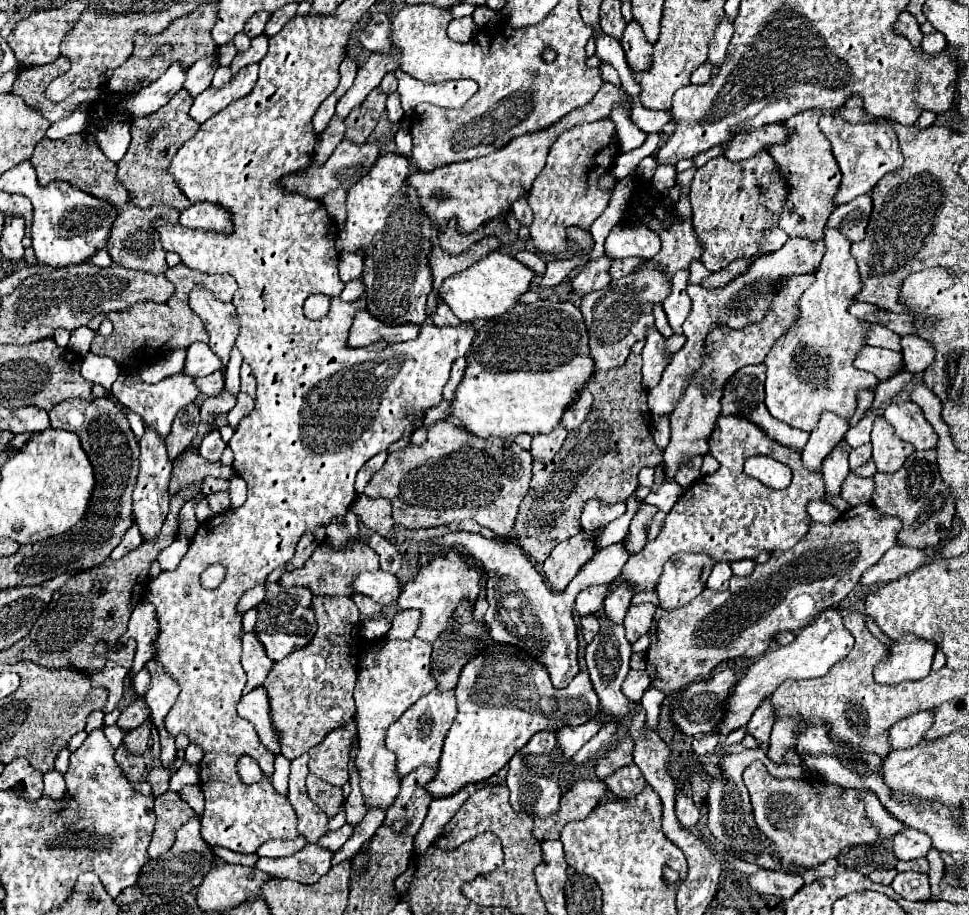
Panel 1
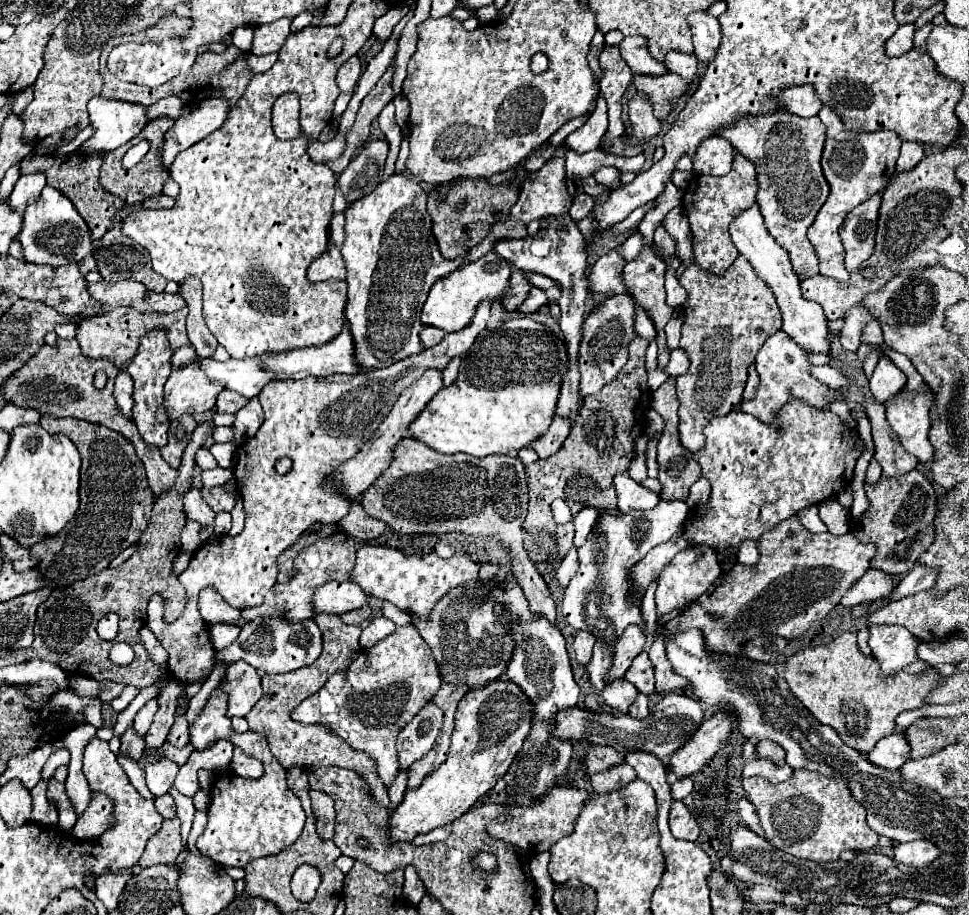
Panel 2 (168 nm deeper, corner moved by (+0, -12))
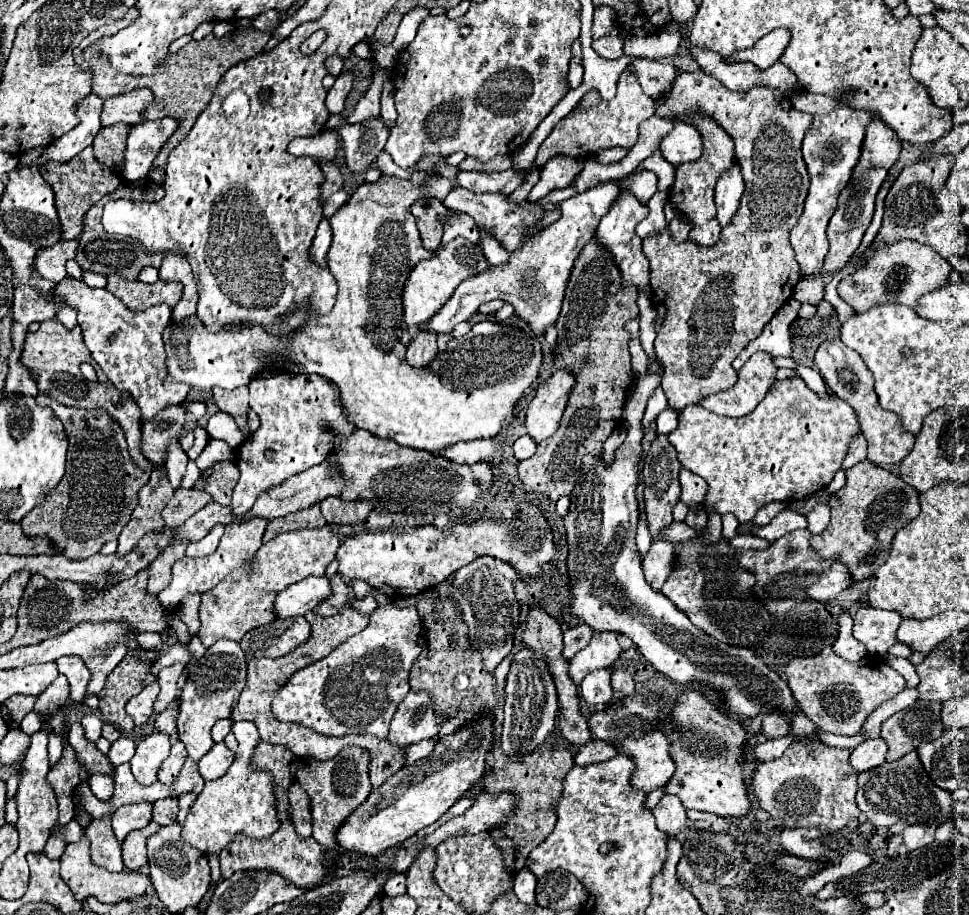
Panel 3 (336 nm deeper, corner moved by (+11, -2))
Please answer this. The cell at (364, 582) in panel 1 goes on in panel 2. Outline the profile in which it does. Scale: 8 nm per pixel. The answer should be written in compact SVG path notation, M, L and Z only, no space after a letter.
M329 581L321 585L311 597L315 615L319 613L341 615L341 613L359 609L367 601L369 601L367 593L359 591L359 585L351 585L351 581L343 581L343 583Z

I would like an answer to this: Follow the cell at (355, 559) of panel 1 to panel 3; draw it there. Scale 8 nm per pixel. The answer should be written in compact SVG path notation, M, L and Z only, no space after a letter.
M324 525L322 529L302 529L282 533L276 539L264 543L254 557L254 561L258 563L256 575L248 575L244 569L234 571L230 577L218 583L218 587L202 595L200 603L202 627L198 631L202 643L206 647L212 647L222 637L240 641L242 635L252 627L272 623L276 619L274 613L276 595L286 587L290 587L292 583L298 583L310 575L324 575L326 567L334 561L338 545L340 541L330 529L330 525Z

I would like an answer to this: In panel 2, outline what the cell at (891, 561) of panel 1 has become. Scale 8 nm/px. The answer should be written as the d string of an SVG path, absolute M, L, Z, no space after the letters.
M869 569L845 595L843 601L839 601L839 605L843 607L855 607L859 603L869 603L869 601L877 601L881 597L887 597L891 593L891 589L895 587L895 577L891 575L883 575L877 569Z

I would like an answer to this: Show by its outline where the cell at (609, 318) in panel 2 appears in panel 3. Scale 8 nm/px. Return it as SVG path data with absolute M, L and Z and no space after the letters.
M558 369L546 381L546 387L540 387L532 397L526 409L524 425L528 429L528 435L536 443L548 439L558 429L572 387L574 387L574 371Z

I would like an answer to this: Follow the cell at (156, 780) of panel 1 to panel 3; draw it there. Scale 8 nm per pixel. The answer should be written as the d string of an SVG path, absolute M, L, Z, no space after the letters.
M168 797L168 799L158 799L154 803L152 817L160 825L172 825L176 821L176 813L178 813L178 801Z

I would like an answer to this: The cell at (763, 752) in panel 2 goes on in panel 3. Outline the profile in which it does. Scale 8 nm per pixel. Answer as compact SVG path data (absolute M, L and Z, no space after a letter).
M766 715L762 721L762 735L768 739L780 739L780 737L788 735L788 727L790 727L790 723L786 717Z

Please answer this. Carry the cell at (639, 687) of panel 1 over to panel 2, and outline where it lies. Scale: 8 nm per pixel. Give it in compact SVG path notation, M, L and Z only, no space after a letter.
M617 679L617 681L613 681L611 685L607 685L607 687L603 689L601 699L603 699L603 703L609 705L611 709L617 709L617 711L621 711L621 713L627 713L629 705L635 701L637 693L639 693L639 691L637 691L629 681Z

